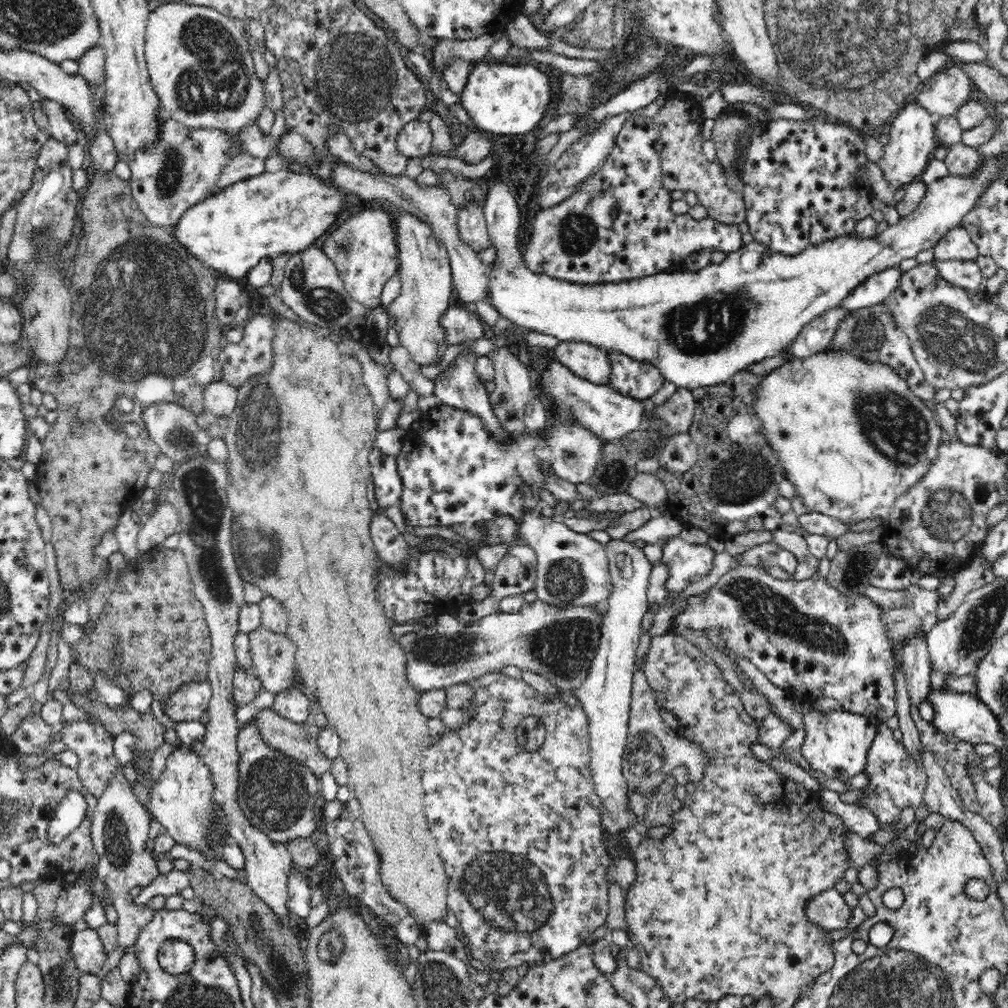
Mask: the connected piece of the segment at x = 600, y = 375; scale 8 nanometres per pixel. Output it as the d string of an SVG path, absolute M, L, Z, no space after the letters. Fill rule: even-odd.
M569 339L568 342L559 342L554 348L554 354L558 362L562 362L576 375L582 375L594 383L610 385L610 359L594 343Z

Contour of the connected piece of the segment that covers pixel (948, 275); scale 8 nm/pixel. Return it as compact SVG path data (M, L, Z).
M934 260L939 266L939 274L942 275L946 282L966 290L980 291L980 282L983 282L984 278L980 267L975 261Z

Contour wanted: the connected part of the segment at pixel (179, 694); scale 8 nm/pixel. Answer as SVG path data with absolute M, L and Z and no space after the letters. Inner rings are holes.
M207 681L191 682L174 689L160 703L165 714L172 720L192 722L206 712L211 696L212 689Z

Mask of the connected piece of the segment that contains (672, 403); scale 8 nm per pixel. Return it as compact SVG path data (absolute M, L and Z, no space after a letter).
M677 388L674 394L658 408L648 408L648 412L658 414L666 424L666 436L677 435L678 432L689 432L694 418L696 400L688 388Z

